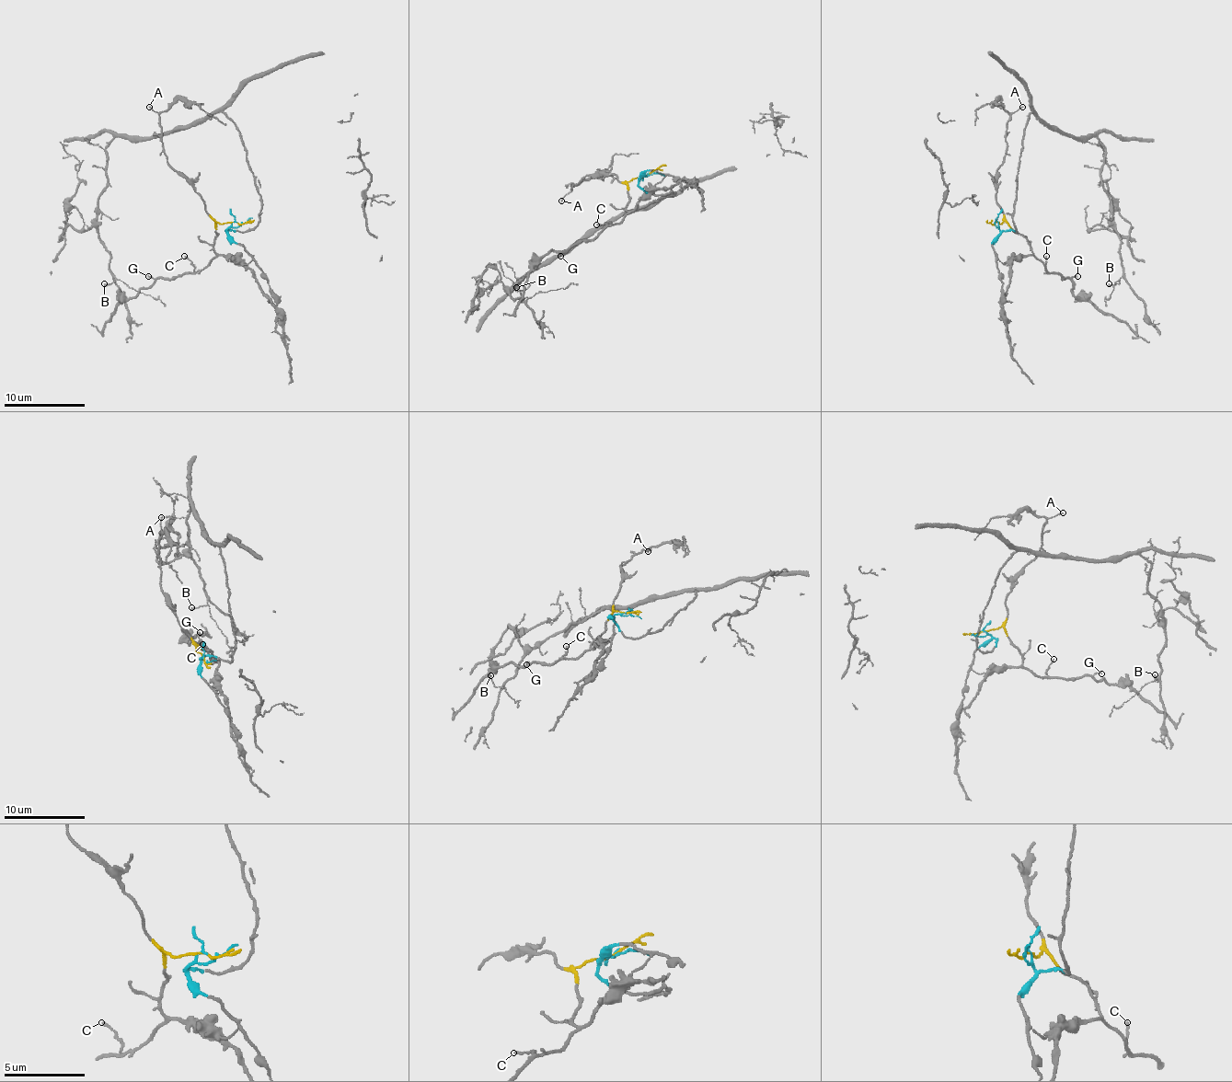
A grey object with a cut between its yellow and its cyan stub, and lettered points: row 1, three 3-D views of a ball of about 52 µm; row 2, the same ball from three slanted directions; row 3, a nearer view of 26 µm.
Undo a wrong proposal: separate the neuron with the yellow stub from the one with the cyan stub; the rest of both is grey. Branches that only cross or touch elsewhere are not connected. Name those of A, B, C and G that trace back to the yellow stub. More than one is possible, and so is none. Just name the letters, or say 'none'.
A, C, G

